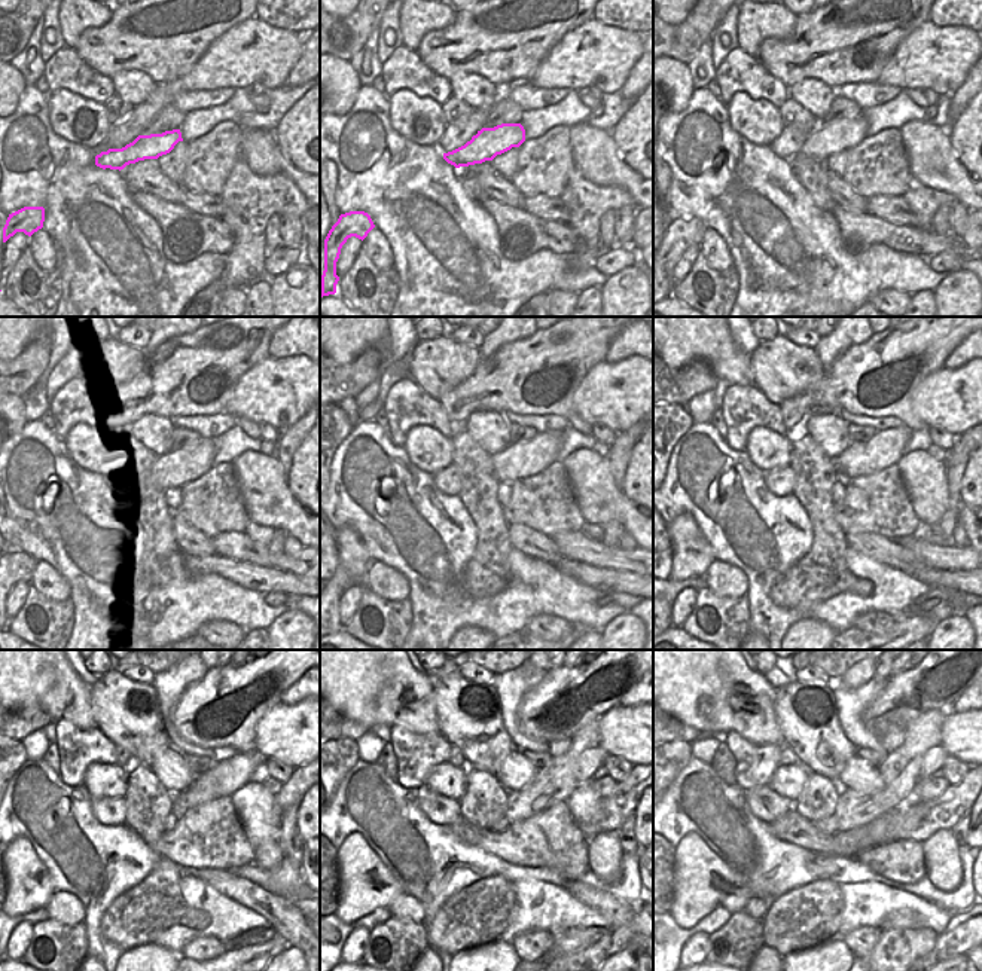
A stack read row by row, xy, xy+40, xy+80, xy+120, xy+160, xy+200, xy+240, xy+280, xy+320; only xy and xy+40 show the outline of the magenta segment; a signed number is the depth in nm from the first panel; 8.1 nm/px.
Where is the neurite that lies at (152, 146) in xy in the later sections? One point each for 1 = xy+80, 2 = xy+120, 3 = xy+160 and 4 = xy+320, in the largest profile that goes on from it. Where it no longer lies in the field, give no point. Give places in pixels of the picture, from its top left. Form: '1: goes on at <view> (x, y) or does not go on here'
1: goes on at xy+80 (835, 137)
2: goes on at xy+120 (174, 469)
3: goes on at xy+160 (517, 461)
4: goes on at xy+320 (921, 754)

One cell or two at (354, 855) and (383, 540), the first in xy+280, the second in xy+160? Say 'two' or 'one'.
two

